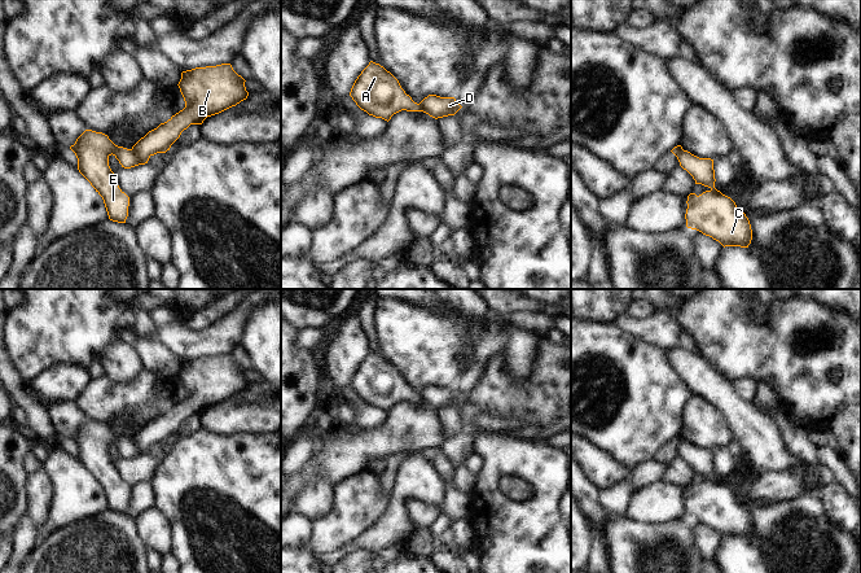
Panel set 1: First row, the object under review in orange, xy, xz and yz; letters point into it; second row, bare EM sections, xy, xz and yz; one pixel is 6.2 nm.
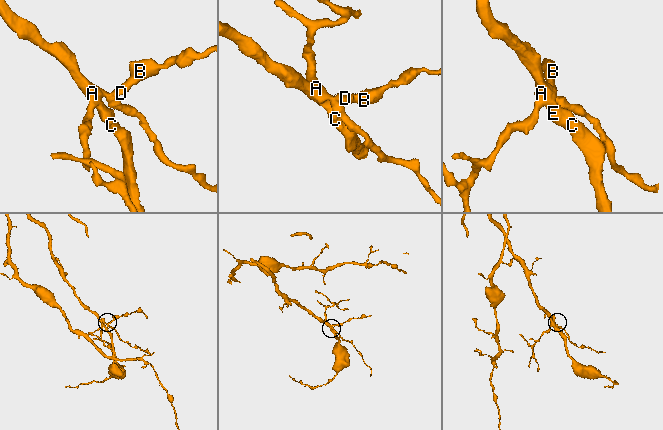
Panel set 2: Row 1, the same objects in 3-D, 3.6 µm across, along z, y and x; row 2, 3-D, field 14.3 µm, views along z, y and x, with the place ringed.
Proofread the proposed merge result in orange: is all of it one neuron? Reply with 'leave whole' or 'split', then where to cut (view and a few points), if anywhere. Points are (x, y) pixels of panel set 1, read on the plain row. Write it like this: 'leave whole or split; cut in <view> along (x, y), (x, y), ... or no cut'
split; cut in xy along (131, 440), (139, 454)

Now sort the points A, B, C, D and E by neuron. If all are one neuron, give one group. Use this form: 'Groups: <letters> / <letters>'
Groups: A C E / B D.

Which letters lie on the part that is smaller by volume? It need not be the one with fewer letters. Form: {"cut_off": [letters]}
{"cut_off": ["B", "D"]}

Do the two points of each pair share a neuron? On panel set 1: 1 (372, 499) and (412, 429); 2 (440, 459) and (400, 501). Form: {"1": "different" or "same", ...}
{"1": "different", "2": "different"}

